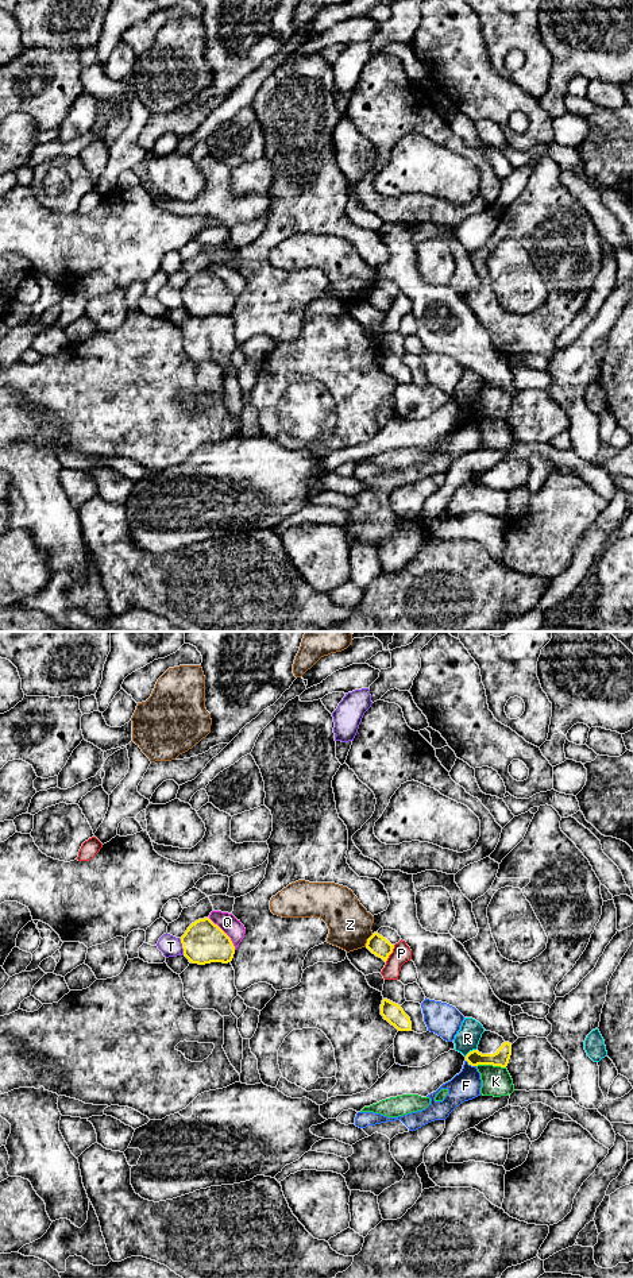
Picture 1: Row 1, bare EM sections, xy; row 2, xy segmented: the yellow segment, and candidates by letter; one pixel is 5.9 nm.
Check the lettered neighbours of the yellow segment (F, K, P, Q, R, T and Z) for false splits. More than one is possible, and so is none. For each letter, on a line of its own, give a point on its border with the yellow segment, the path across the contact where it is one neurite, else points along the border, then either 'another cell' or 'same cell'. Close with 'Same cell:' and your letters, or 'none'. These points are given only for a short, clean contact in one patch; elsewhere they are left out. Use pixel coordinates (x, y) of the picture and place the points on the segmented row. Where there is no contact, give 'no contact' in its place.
F: meets yellow in xy at (471, 1065); border along xy (466, 1060), (475, 1066); another cell
K: meets yellow in xy at (491, 1064); another cell
P: meets yellow in xy at (390, 953); border along xy (394, 945), (385, 961); another cell
Q: meets yellow in xy at (224, 933); border along xy (208, 918), (230, 938), (235, 949); another cell
R: meets yellow in xy at (470, 1051); border along xy (475, 1049), (464, 1056); another cell
T: meets yellow in xy at (182, 948); another cell
Z: meets yellow in xy at (367, 941); another cell
Same cell: none

